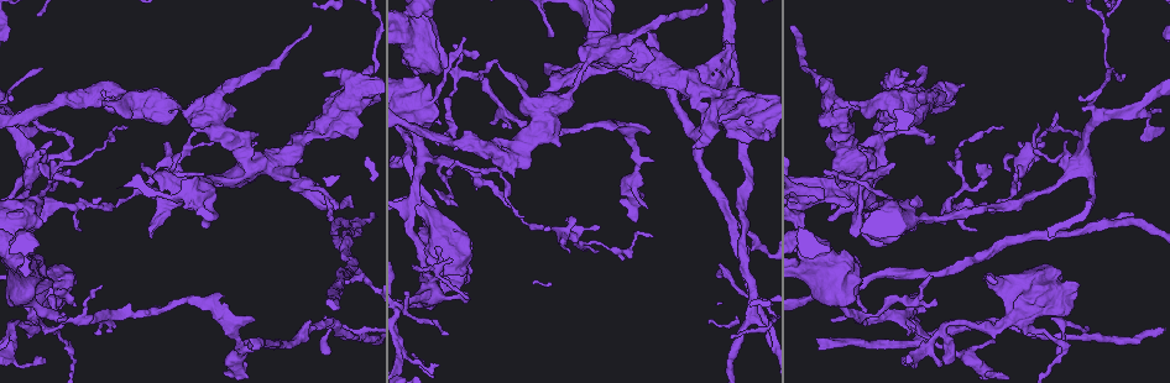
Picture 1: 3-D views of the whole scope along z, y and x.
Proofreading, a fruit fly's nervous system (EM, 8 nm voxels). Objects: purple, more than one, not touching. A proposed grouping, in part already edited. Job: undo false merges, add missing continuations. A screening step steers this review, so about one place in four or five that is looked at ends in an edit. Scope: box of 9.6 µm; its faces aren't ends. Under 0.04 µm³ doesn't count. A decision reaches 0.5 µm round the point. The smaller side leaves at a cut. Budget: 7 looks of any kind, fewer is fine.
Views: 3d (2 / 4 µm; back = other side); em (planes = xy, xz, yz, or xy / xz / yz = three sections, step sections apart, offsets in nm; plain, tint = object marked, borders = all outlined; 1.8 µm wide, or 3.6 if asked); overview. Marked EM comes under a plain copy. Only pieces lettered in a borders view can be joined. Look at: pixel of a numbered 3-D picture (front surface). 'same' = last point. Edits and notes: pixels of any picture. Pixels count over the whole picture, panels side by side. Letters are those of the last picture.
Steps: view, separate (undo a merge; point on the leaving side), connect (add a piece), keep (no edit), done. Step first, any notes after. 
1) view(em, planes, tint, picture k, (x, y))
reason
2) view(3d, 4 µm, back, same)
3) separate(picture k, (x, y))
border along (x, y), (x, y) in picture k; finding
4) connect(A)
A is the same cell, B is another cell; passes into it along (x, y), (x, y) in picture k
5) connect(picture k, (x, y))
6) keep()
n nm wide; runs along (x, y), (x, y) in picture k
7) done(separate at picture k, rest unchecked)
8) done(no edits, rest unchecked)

view(em, 3.6 µm, xy, step 4, tint, picture 1, (206, 229))
branch stops here

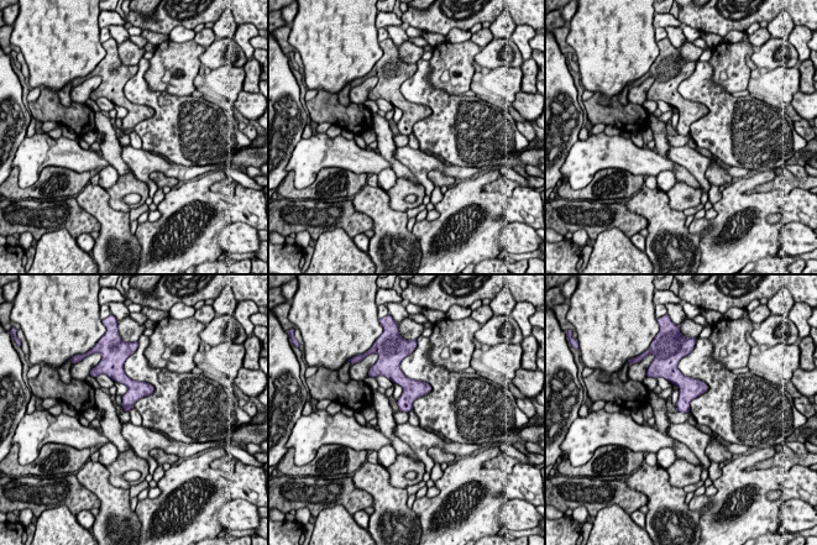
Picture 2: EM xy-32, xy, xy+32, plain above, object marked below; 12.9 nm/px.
view(em, 3.6 µm, planes, borders, same)
cut it another way

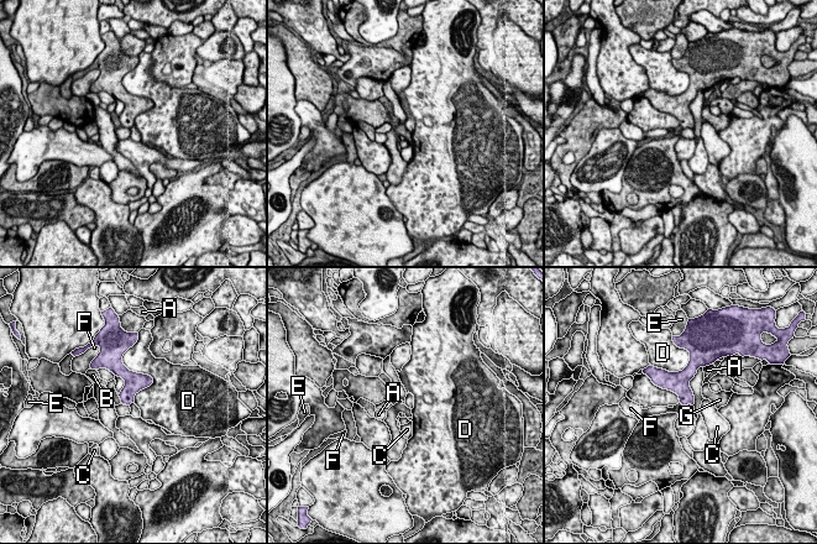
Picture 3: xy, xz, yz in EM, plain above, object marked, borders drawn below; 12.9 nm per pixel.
keep()
A, B, C, D, E, F and G are other cells; border along (689, 403), (692, 406) in picture 3; no lettered piece goes on from it

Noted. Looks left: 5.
view(em, 3.6 µm, xy, step 8, borders, picture 1, (845, 159))
thick turns thin

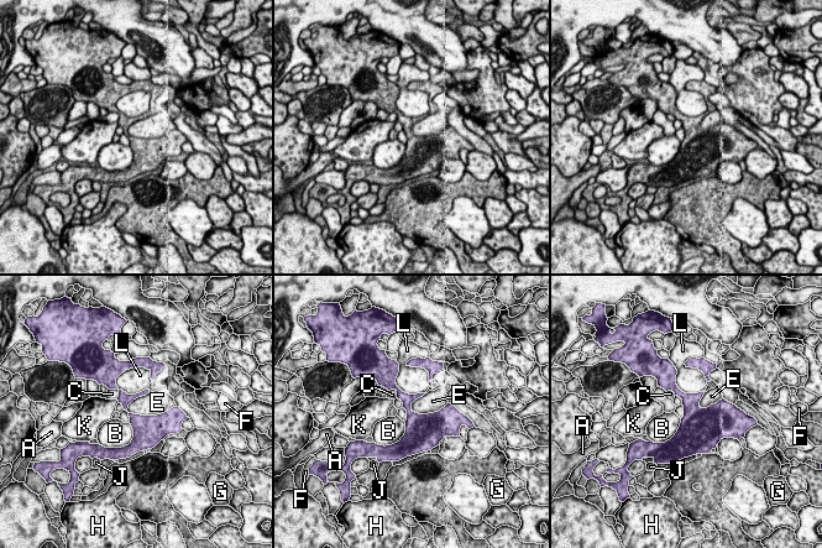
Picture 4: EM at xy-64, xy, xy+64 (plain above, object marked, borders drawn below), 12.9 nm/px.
keep()
A, B, C, E, F, G, H, J, K and L are other cells; border along (448, 401), (433, 412), (410, 410) in picture 4; all the same neuron

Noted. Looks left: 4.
view(3d, 4 µm, picture 1, (468, 270))
stops while still wide

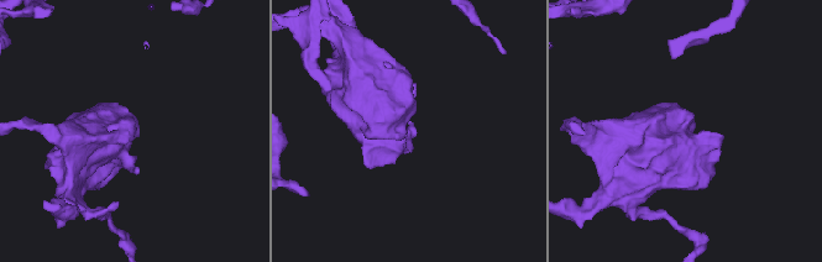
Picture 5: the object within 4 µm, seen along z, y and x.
view(em, planes, borders, picture 5, (127, 146))

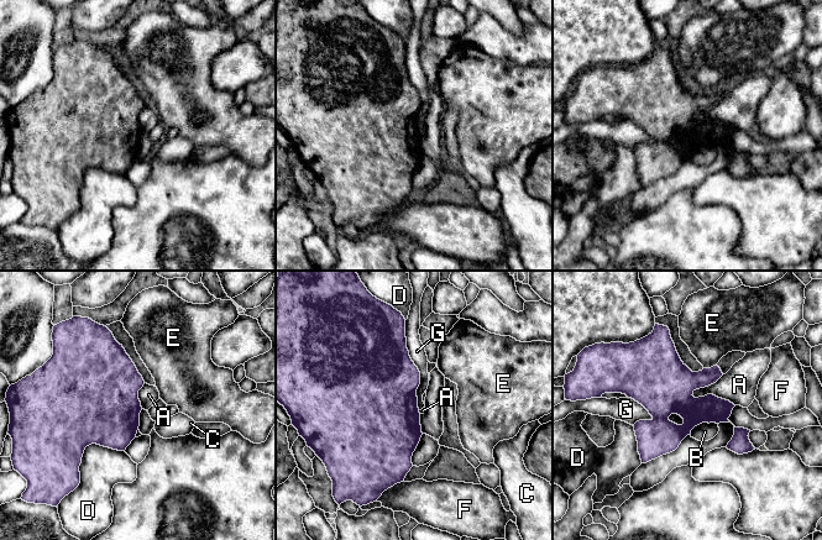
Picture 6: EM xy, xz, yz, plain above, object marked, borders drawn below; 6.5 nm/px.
keep()
A, B, C, D, E, F and G are other cells; border along (404, 324), (419, 409) in picture 6; no lettered piece goes on from it

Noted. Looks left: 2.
done(no edits, rest unchecked)

